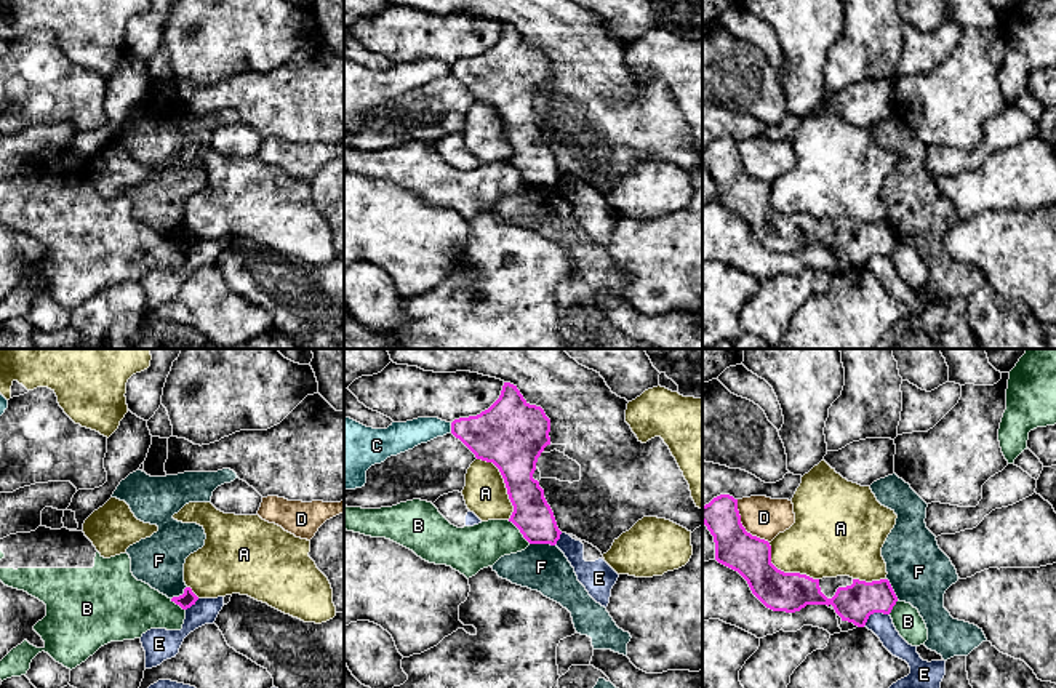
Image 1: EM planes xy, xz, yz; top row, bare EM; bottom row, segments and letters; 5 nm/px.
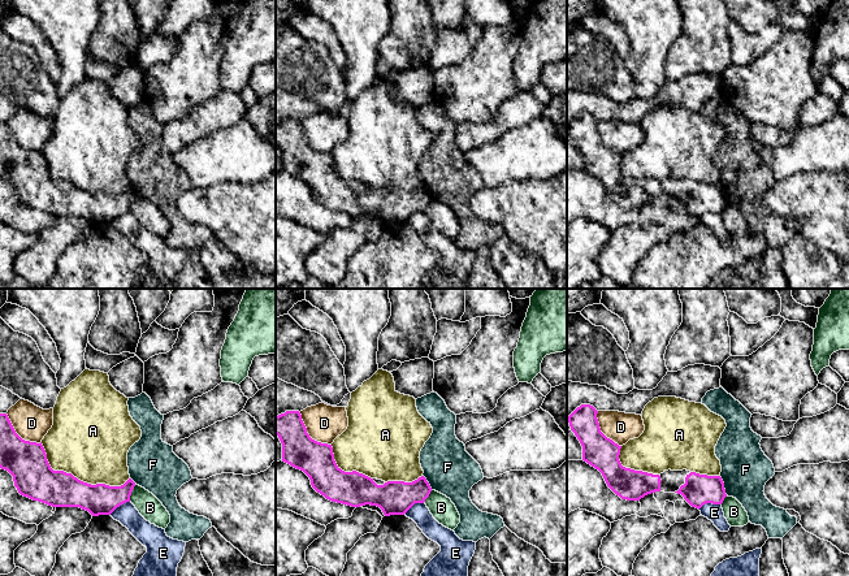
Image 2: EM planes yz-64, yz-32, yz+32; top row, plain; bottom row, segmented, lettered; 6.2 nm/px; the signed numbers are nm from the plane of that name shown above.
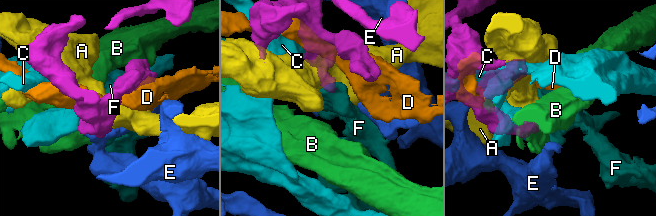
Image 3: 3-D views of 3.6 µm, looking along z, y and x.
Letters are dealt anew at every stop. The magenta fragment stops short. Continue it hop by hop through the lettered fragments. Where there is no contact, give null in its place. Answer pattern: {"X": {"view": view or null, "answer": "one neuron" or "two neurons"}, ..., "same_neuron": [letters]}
{"A": {"view": "xz", "answer": "two neurons"}, "B": {"view": "xz", "answer": "two neurons"}, "C": {"view": "xz", "answer": "two neurons"}, "D": {"view": "yz", "answer": "two neurons"}, "E": {"view": "yz", "answer": "two neurons"}, "F": {"view": "xz", "answer": "two neurons"}, "same_neuron": []}

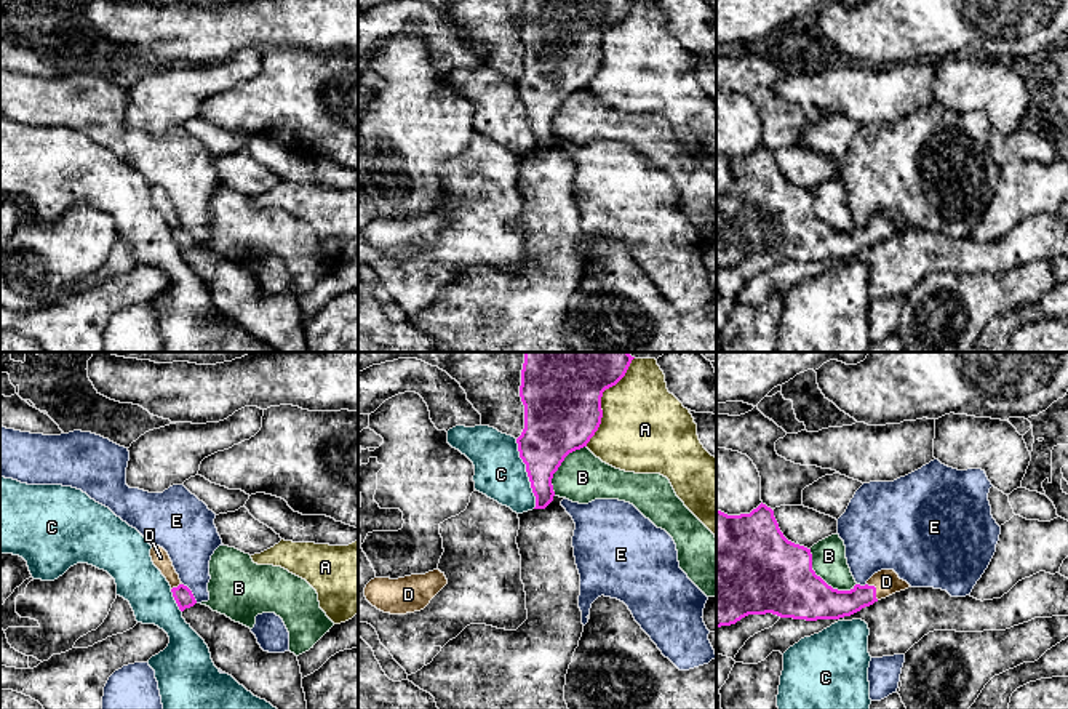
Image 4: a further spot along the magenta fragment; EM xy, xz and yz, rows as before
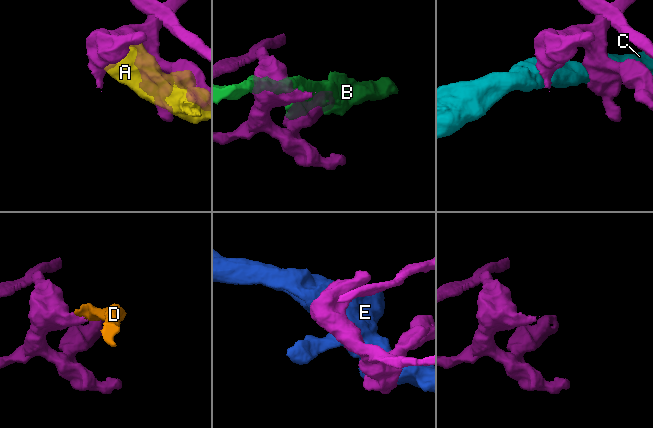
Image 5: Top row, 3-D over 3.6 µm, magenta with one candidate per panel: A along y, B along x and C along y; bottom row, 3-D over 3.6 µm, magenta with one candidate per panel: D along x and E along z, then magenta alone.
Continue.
{"A": {"view": "xz", "answer": "two neurons"}, "B": {"view": "yz", "answer": "two neurons"}, "C": {"view": "xz", "answer": "two neurons"}, "D": {"view": "yz", "answer": "one neuron"}, "E": {"view": "xy", "answer": "two neurons"}, "same_neuron": ["D"]}

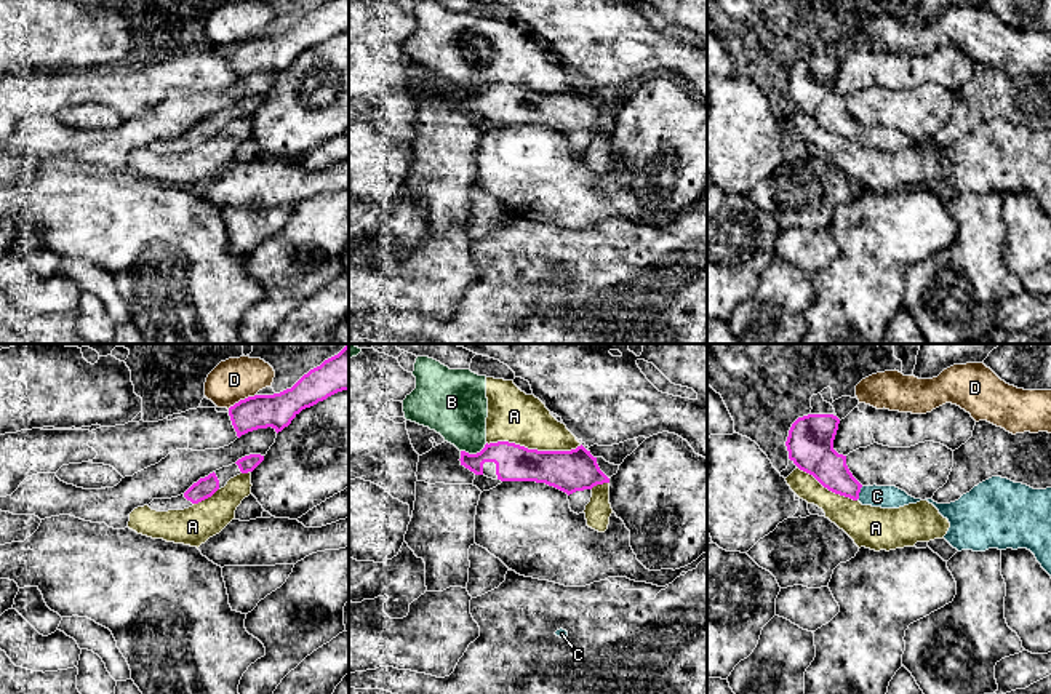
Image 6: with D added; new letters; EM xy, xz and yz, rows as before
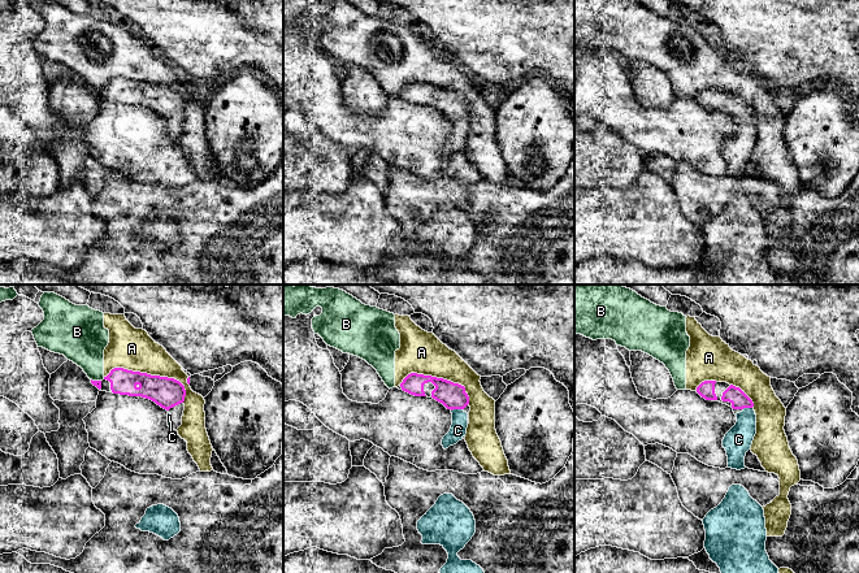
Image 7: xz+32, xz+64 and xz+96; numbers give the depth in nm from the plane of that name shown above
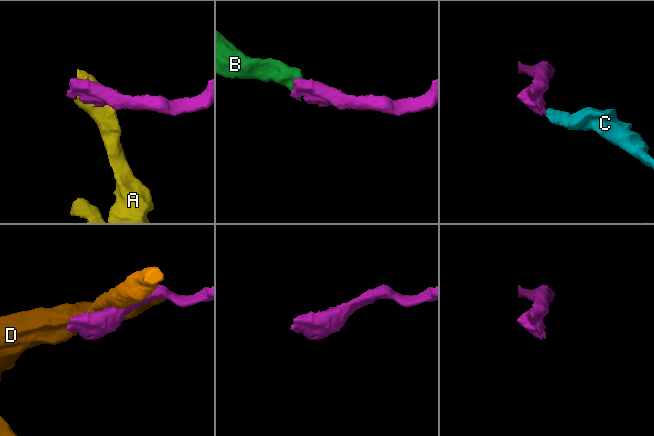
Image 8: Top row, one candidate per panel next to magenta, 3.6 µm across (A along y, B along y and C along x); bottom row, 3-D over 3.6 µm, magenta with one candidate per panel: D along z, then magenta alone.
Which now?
{"A": {"view": "xz", "answer": "two neurons"}, "B": {"view": "xz", "answer": "two neurons"}, "C": {"view": "yz", "answer": "one neuron"}, "D": {"view": "xy", "answer": "two neurons"}, "same_neuron": ["C"]}

